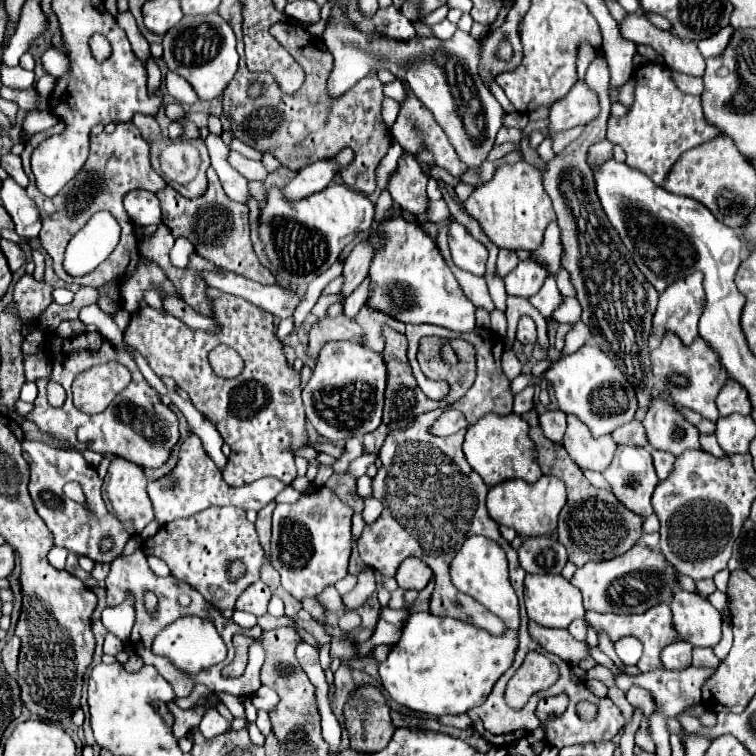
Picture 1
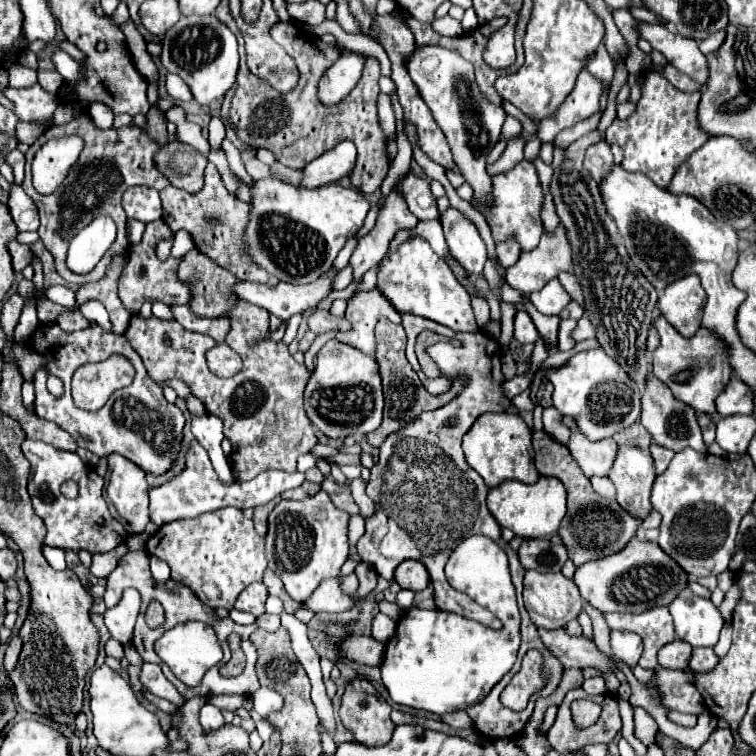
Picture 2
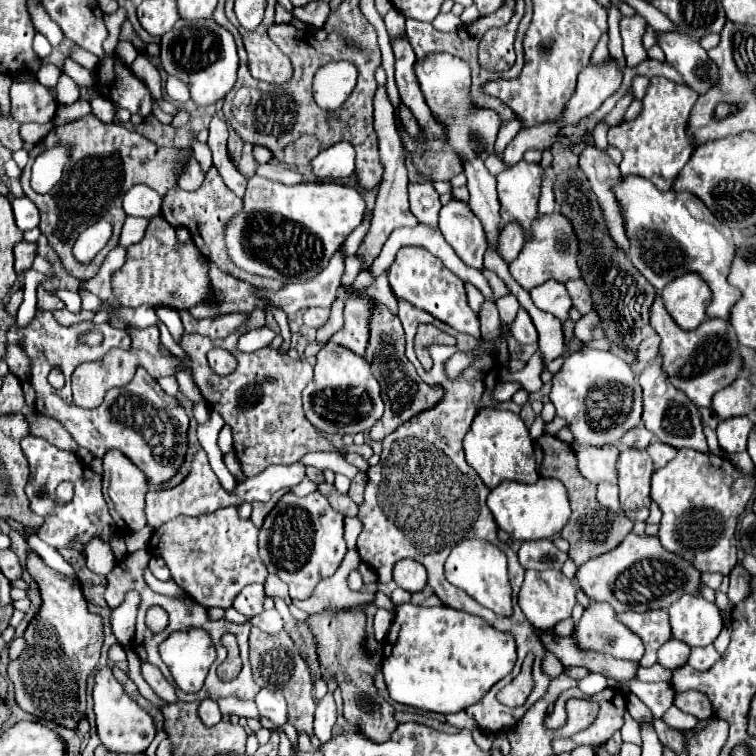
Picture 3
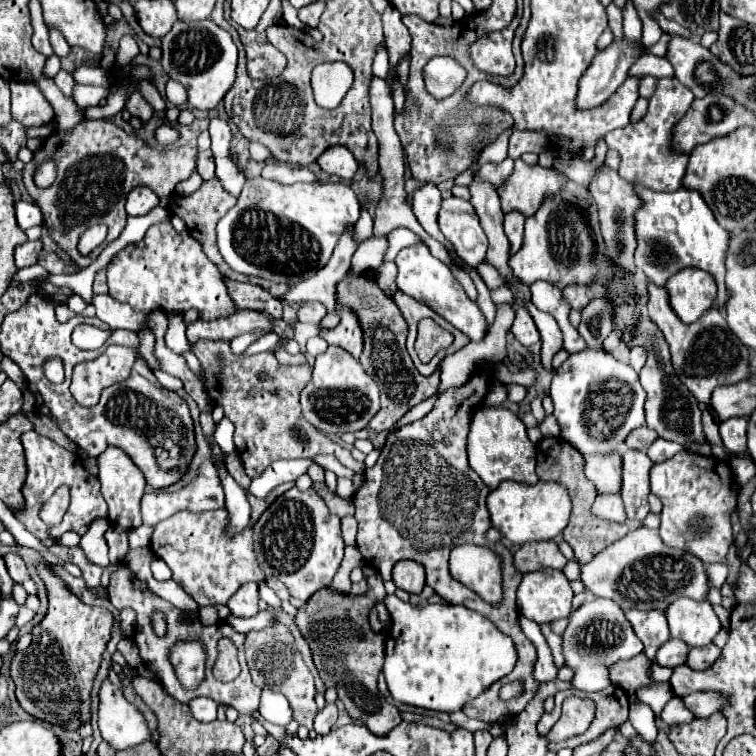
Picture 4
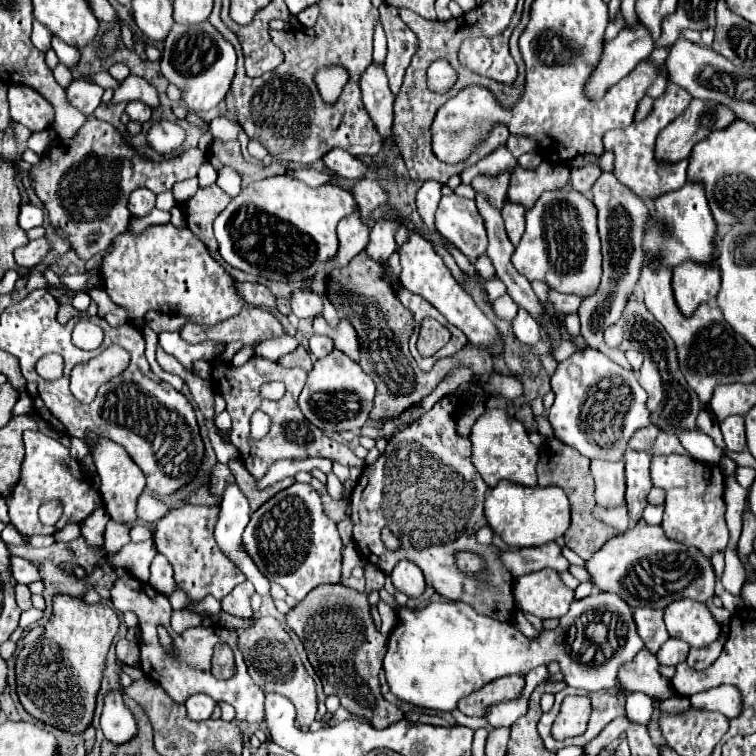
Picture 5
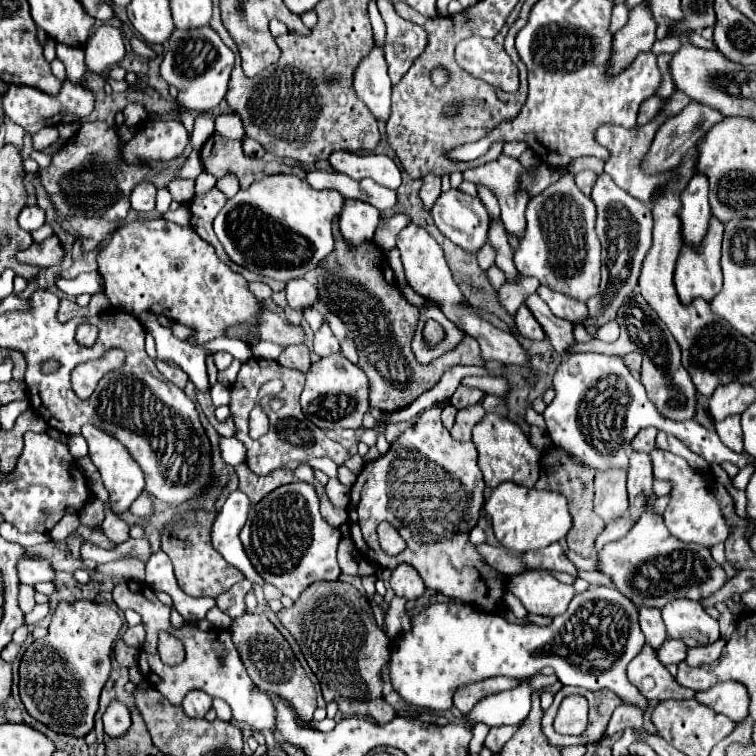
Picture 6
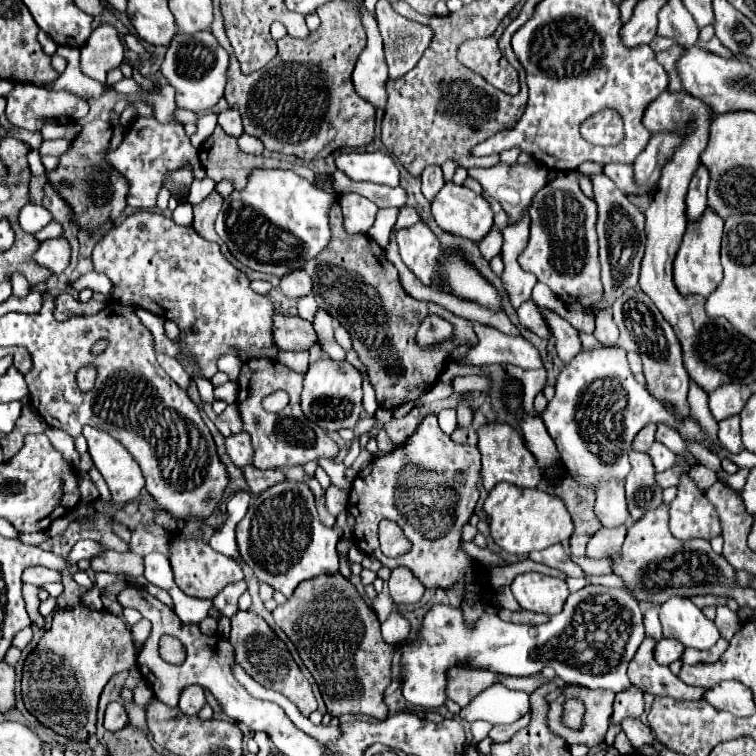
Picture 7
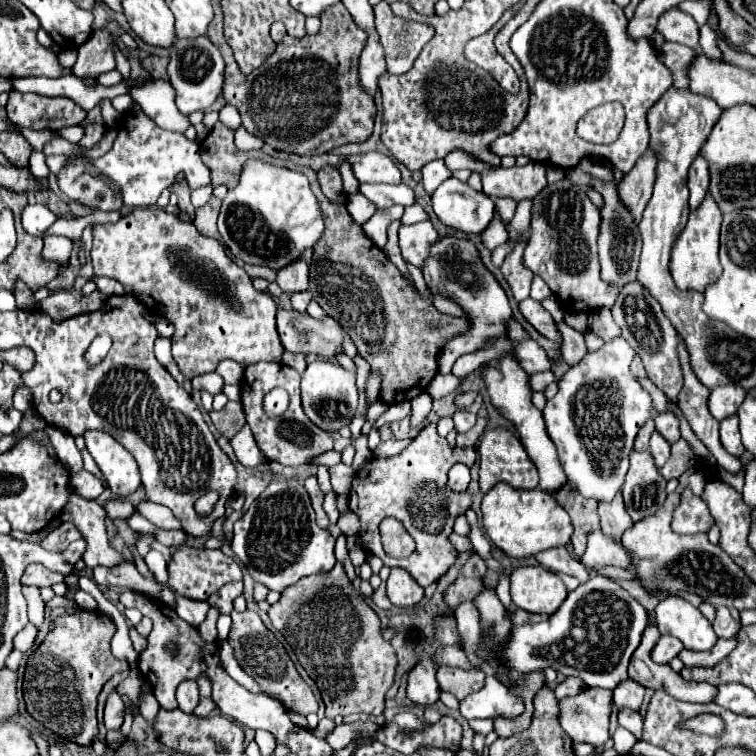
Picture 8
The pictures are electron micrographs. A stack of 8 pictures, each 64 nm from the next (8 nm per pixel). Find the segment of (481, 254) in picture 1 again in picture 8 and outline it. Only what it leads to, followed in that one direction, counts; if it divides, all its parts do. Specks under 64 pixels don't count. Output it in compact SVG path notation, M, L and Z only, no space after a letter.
M454 176L436 188L432 208L446 226L468 234L482 232L494 216L492 198L484 196L484 192L476 192Z

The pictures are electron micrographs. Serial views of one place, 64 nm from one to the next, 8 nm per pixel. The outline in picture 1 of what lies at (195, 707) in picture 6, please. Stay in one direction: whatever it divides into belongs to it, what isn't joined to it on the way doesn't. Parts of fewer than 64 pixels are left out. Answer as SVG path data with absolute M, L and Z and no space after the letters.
M208 708L200 720L200 732L206 736L206 738L214 738L218 734L224 734L226 730L230 730L230 722L226 722L216 708Z

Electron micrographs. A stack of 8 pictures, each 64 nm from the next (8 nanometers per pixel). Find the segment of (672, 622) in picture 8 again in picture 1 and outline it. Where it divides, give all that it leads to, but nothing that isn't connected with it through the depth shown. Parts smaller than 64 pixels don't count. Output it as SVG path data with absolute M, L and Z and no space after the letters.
M680 590L674 594L672 602L674 628L680 640L686 640L694 646L716 646L720 642L720 612L700 594Z

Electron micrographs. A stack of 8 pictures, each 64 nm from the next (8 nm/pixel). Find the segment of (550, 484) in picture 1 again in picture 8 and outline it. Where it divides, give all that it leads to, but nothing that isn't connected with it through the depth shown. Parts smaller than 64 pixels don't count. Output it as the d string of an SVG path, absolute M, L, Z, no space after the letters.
M504 482L496 484L482 498L482 524L486 536L508 556L528 558L536 556L548 548L566 546L572 536L570 516L562 506L556 504L552 494L534 490L516 490Z

